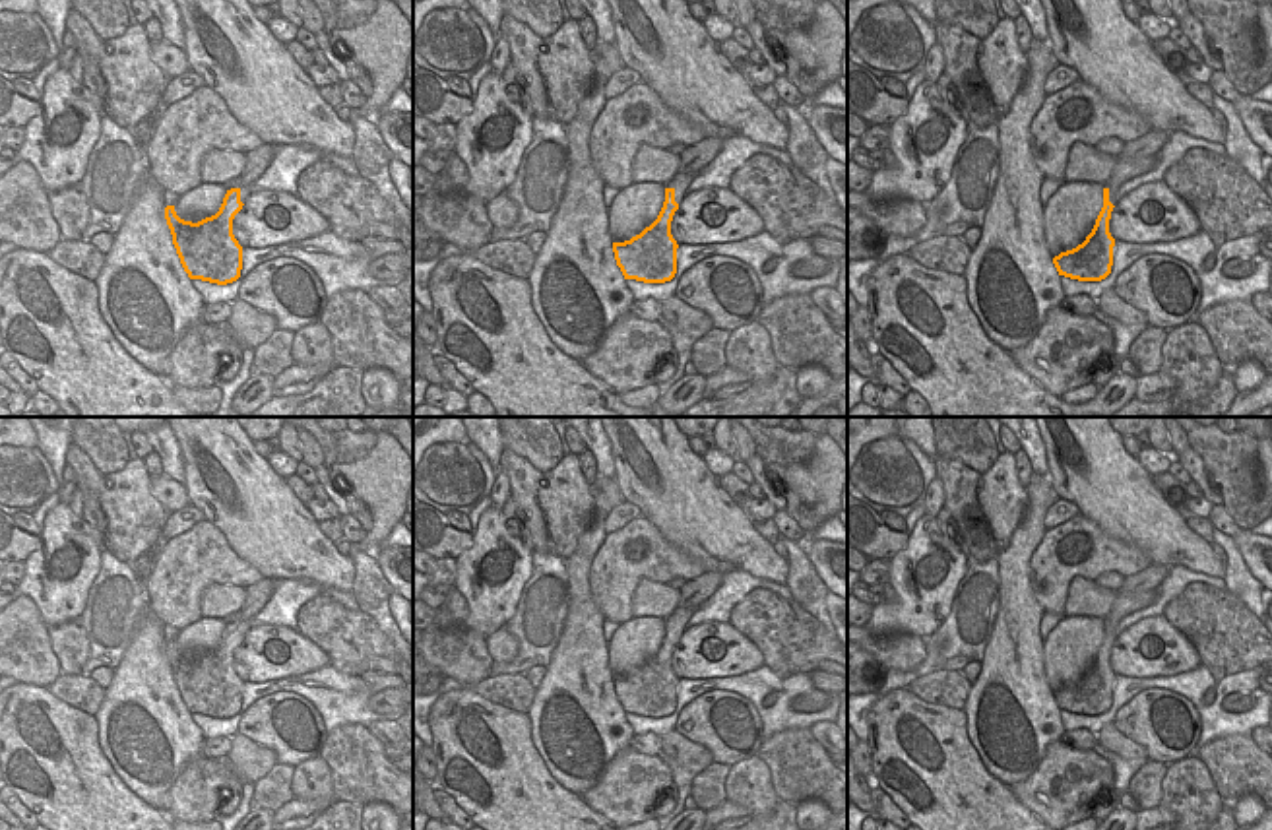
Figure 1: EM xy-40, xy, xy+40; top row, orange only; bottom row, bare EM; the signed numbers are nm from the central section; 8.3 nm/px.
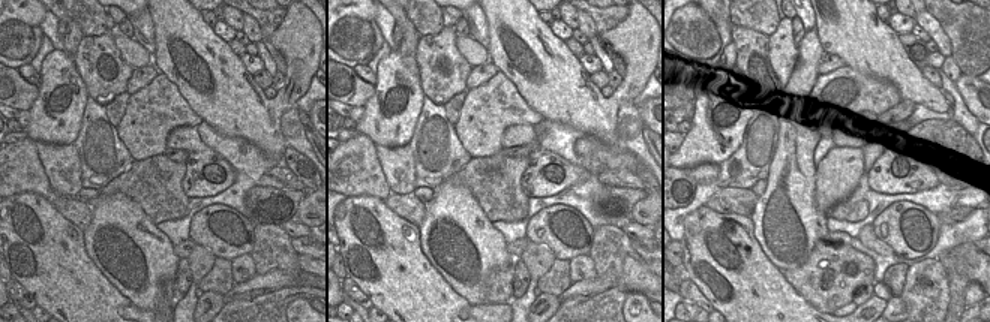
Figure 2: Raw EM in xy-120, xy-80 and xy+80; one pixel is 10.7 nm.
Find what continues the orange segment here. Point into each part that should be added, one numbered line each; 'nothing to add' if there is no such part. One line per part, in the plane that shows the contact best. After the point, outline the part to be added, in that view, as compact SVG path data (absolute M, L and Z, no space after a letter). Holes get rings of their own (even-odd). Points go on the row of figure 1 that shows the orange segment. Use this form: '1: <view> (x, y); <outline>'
nothing to add

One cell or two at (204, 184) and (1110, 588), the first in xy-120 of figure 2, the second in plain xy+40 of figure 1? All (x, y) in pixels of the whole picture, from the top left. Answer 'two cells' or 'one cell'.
one cell

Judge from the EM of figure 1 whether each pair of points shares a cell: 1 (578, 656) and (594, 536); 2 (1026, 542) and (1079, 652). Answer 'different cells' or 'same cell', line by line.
1: same cell
2: different cells

